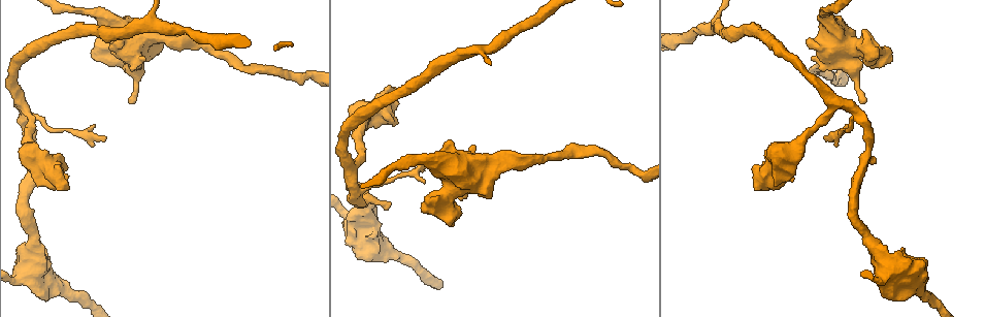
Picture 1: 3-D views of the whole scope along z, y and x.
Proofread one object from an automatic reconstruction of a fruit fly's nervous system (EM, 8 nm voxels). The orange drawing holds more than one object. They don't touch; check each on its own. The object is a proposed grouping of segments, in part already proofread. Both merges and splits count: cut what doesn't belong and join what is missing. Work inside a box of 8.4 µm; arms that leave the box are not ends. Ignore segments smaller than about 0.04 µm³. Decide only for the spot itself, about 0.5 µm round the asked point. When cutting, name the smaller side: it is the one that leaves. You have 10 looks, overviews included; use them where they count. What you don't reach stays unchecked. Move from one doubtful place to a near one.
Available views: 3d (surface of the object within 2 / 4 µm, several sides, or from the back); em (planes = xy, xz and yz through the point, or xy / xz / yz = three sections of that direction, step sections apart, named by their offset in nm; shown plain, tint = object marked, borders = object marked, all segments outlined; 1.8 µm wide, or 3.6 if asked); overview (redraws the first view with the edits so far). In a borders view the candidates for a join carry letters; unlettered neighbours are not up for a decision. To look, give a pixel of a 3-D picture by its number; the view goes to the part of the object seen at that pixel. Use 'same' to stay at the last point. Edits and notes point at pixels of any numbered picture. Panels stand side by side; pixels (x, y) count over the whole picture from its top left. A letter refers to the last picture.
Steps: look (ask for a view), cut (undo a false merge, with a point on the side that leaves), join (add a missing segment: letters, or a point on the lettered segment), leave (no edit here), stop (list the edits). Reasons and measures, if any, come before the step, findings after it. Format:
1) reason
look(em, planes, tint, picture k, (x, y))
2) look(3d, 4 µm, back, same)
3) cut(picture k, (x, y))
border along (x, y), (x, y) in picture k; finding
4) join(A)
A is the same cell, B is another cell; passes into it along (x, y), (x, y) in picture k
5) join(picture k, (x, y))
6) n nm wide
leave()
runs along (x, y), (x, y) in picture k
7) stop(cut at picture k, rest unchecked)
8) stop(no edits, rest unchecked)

arms part here
look(em, 3.6 µm, planes, borders, picture 1, (364, 216))

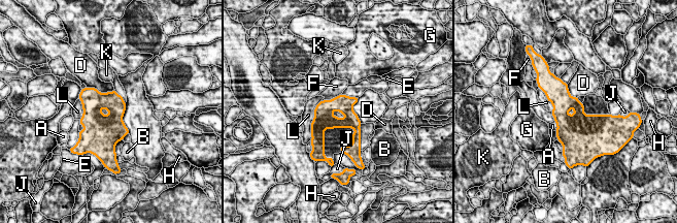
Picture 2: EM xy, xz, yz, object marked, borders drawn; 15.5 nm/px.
460 nm wide; L touches over 600 nm
leave()
A, B, D, E, F, G, H, J, K and L are other cells; one cell here

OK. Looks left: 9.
branch stops here
look(3d, 4 µm, back, picture 1, (388, 203))

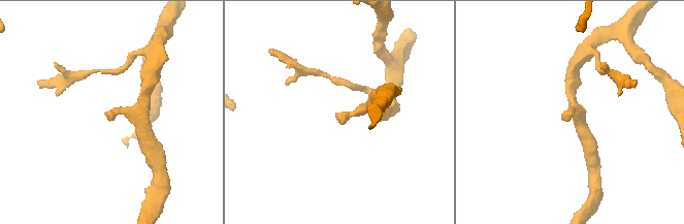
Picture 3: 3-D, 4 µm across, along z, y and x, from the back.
now the EM
look(em, planes, borders, picture 3, (336, 115))

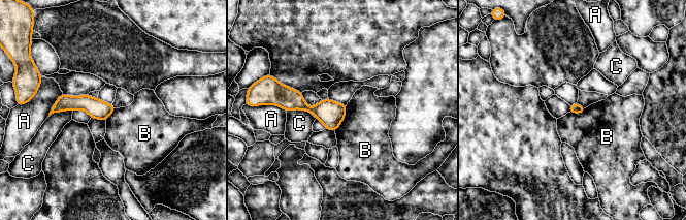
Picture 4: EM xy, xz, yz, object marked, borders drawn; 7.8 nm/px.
leave()
A, B and C are other cells; no lettered segment goes on from it

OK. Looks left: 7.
an open end
look(em, xz, step 16, borders, picture 1, (130, 101))

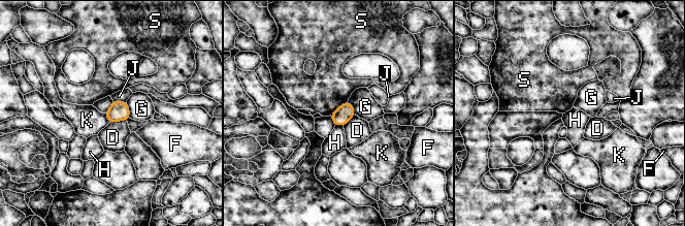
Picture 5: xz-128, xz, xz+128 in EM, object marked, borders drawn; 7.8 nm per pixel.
look(em, planes, borders, same)

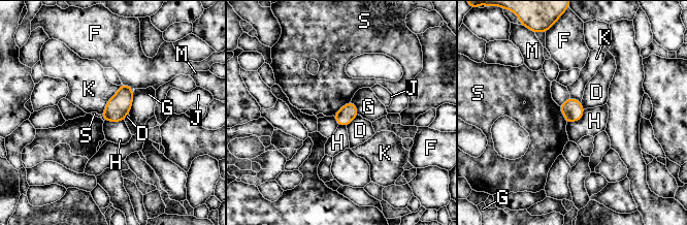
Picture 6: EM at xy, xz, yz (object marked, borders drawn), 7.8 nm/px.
leave()
D, F, G, H, J, K, M and S are other cells; border along (584, 109), (579, 120), (567, 123) in picture 6; none of them fits

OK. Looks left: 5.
thick end
look(3d, 4 µm, picture 1, (791, 181))

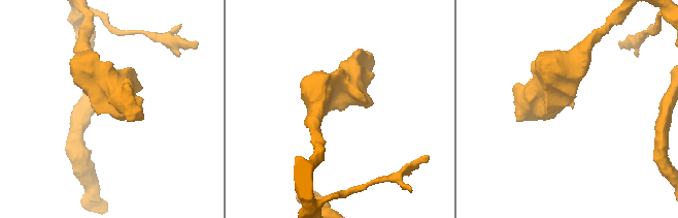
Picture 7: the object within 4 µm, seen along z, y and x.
now the EM
look(em, yz, step 16, borders, picture 7, (340, 108))

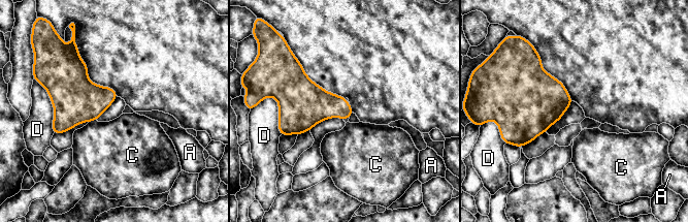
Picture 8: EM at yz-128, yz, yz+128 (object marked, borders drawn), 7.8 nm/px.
D touches over 340 nm
leave()
A, C and D are other cells; no lettered segment goes on from it

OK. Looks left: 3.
stop(no edits, rest unchecked)

